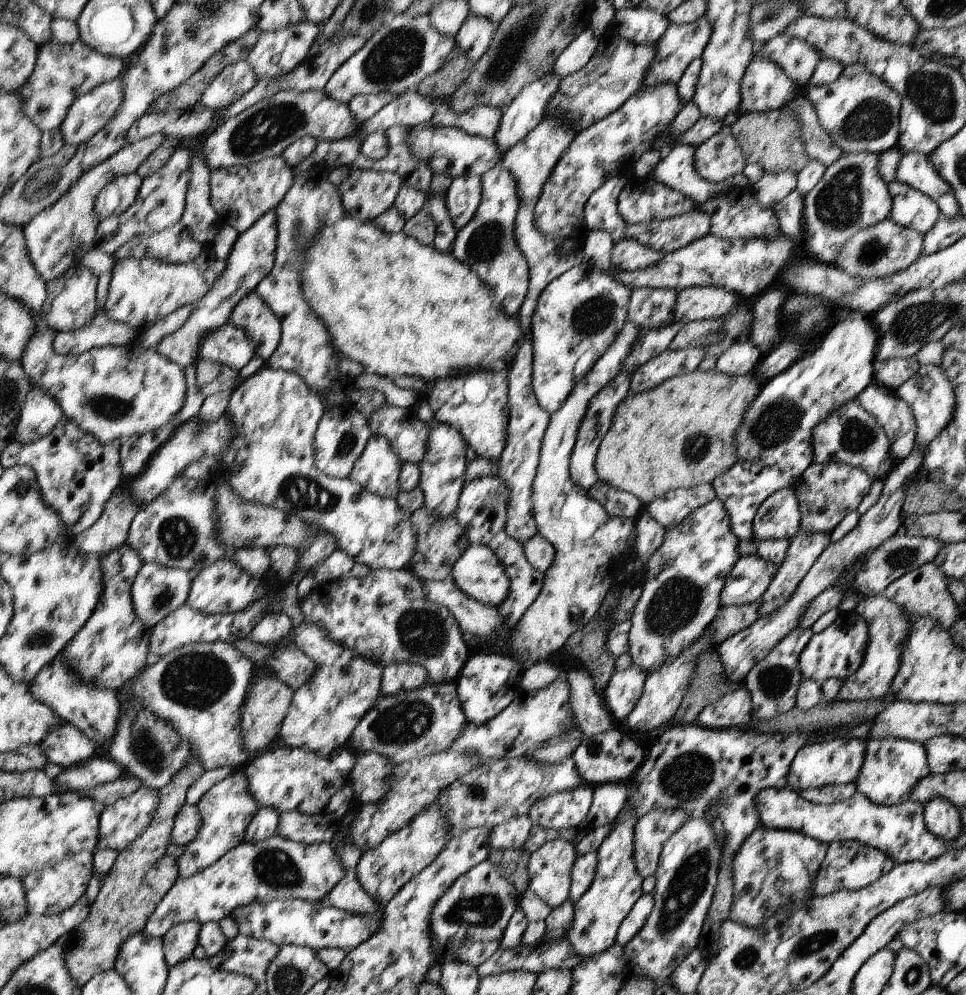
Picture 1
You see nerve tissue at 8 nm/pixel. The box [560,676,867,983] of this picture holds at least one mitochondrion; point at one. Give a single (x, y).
(686, 887)

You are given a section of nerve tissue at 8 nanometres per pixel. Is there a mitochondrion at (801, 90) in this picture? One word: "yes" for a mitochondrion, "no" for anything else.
no

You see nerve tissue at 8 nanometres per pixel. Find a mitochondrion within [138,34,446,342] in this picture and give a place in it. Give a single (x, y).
(263, 129)

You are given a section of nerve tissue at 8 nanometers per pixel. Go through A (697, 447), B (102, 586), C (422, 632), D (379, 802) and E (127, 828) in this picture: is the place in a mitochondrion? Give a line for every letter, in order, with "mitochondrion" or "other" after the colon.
A: mitochondrion
B: other
C: mitochondrion
D: other
E: mitochondrion

